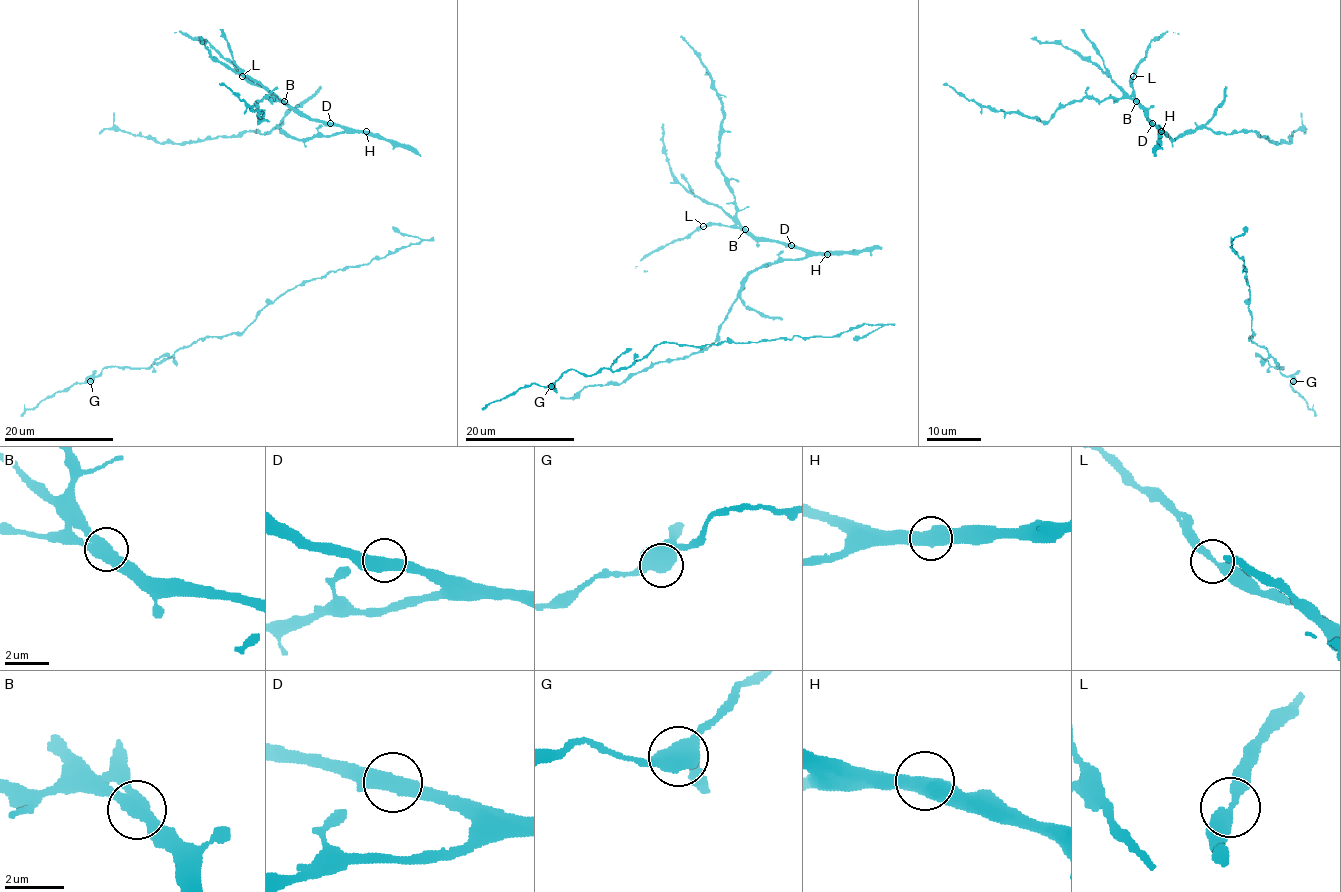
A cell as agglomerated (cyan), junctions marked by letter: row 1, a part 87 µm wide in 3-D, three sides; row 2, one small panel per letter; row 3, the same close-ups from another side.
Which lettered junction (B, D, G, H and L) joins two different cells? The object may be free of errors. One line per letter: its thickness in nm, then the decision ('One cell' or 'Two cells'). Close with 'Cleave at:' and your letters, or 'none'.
B: Thickness 500 nm. One cell
D: Thickness 500 nm. One cell
G: Thickness 550 nm. One cell
H: Thickness 550 nm. One cell
L: Thickness 320 nm. One cell
Cleave at: none

